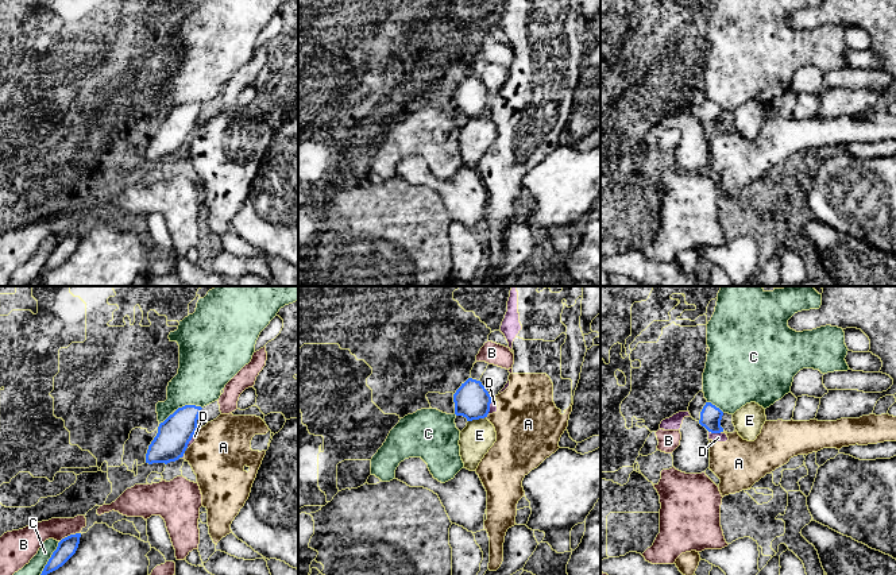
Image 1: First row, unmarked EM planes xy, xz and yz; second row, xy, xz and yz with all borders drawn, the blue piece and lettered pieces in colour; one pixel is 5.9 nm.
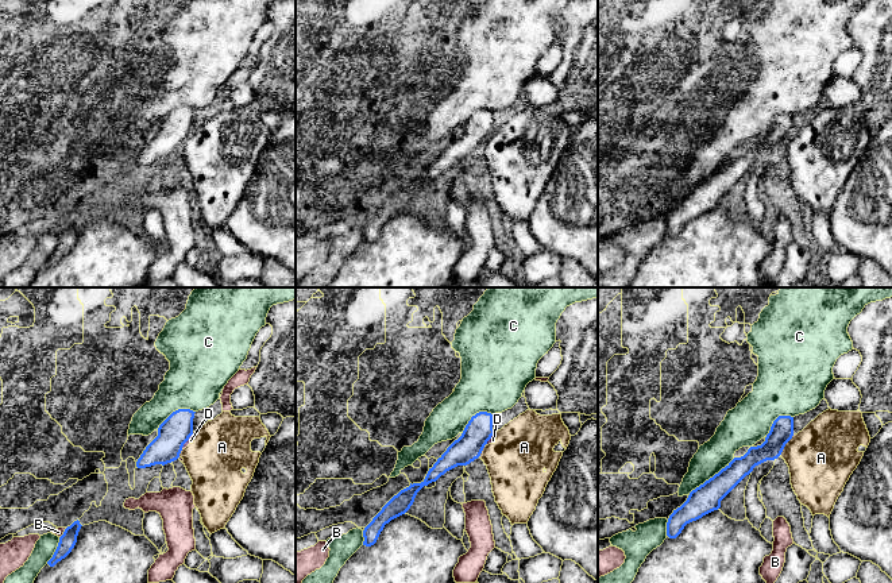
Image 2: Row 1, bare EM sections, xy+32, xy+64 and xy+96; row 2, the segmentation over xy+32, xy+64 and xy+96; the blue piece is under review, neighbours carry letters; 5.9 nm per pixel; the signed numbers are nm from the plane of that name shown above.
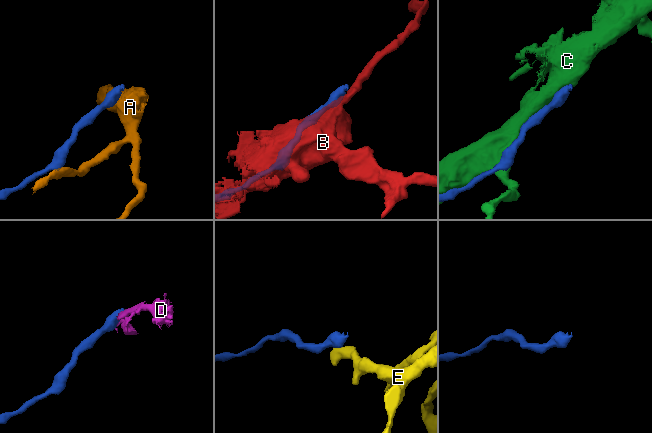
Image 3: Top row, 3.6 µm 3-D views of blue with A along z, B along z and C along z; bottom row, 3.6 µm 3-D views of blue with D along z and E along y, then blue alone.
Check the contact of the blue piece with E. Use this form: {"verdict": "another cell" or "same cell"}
{"verdict": "another cell"}

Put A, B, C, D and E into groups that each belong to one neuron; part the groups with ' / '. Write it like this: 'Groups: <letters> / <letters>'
Groups: A D / B / C / E

